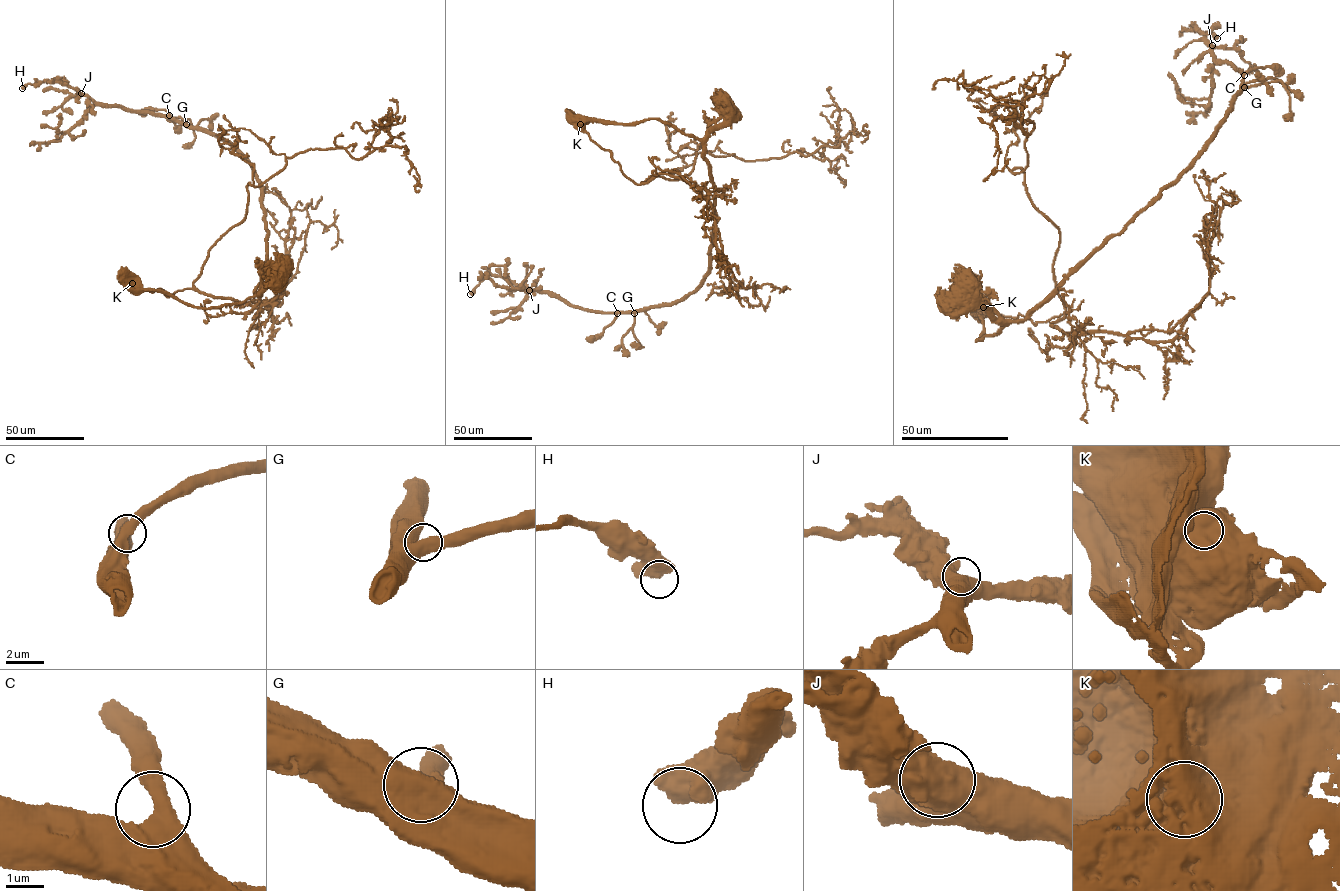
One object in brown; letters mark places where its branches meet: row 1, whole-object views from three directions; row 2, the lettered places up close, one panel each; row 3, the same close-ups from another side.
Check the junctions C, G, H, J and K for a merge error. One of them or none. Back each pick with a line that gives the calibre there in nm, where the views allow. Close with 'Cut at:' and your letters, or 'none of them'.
K: 1500 nm
Cut at: K

